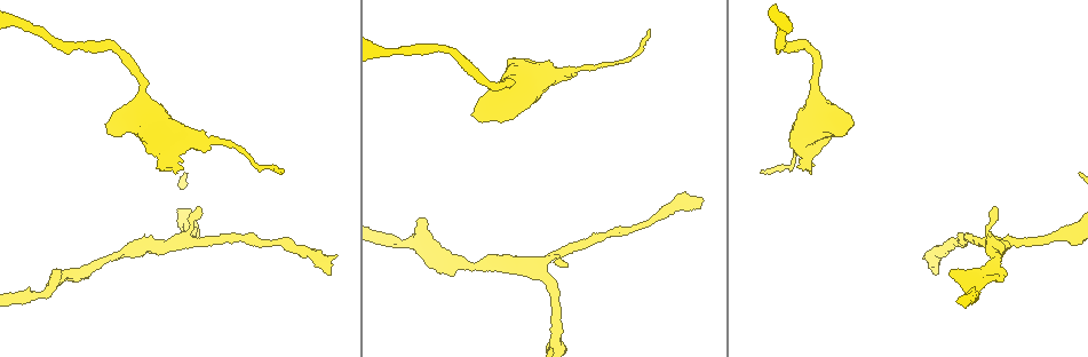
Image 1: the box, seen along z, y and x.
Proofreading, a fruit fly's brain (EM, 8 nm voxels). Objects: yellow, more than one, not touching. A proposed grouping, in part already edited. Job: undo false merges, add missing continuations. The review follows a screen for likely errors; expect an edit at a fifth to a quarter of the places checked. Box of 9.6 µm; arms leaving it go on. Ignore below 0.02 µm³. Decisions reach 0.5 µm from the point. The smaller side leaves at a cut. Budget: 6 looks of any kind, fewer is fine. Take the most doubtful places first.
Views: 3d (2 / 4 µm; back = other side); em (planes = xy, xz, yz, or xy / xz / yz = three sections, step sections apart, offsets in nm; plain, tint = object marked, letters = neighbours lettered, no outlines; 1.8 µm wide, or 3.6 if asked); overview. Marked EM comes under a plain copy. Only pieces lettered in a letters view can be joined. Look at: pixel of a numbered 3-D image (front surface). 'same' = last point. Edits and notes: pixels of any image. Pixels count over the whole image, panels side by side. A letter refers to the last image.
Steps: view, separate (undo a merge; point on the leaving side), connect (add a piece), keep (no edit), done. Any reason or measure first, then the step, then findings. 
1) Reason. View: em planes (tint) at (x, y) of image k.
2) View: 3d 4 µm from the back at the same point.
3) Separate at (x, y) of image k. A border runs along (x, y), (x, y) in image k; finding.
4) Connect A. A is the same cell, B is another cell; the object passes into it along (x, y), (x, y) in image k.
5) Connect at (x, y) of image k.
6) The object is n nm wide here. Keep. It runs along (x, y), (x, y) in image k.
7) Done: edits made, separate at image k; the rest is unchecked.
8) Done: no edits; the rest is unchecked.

Free end. View: em yz step 16 (tint) at (419, 220) of image 1.

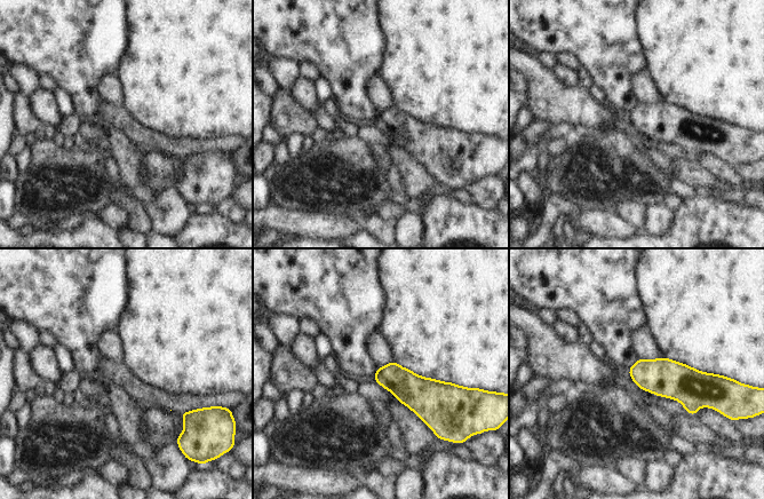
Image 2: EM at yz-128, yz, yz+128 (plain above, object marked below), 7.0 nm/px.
View: em planes (letters) at the same point.

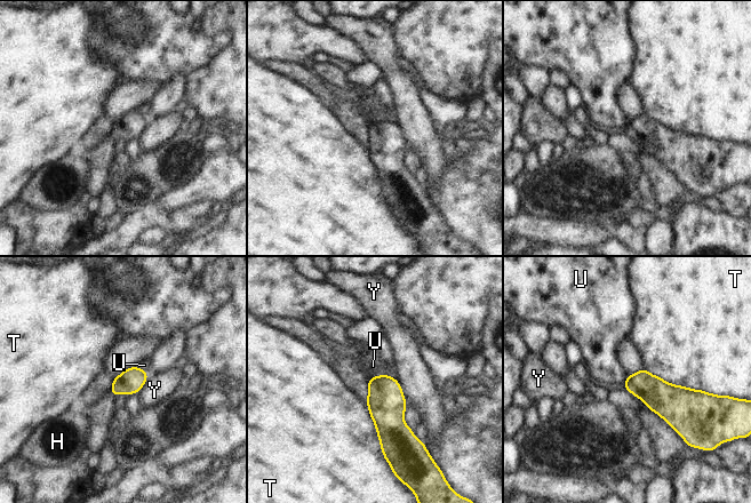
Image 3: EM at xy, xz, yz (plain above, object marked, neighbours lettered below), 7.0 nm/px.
The longest contact is with T, 500 nm. Keep. H, T, U and Y are other cells; a border runs along (133, 366), (138, 366), (148, 373) in image 3; none of them fits.

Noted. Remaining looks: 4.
End of a long branch. View: 3d 4 µm at (331, 274) of image 1.

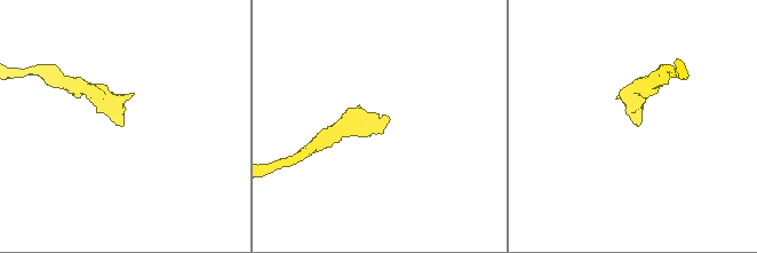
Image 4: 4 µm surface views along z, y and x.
View: em xz step 8 (letters) at (377, 126) of image 4.

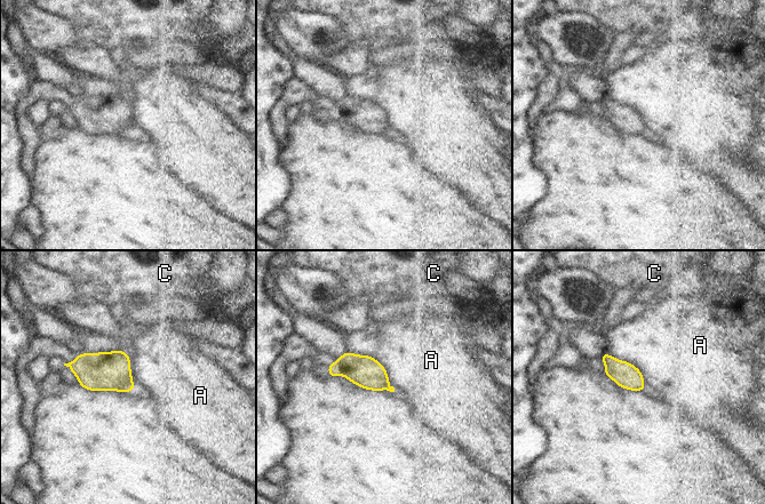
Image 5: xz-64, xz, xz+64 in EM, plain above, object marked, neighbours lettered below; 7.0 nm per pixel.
View: em planes (letters) at the same point.

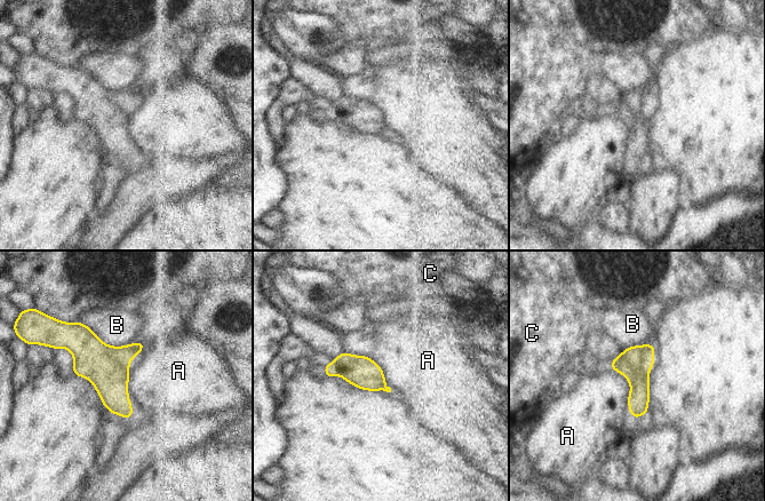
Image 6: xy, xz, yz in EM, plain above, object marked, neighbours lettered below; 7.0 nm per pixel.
Keep. A, B and C are other cells; a border runs along (144, 342), (128, 371), (132, 407) in image 6; none of them fits.

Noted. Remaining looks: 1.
Done: no edits; the rest is unchecked.

